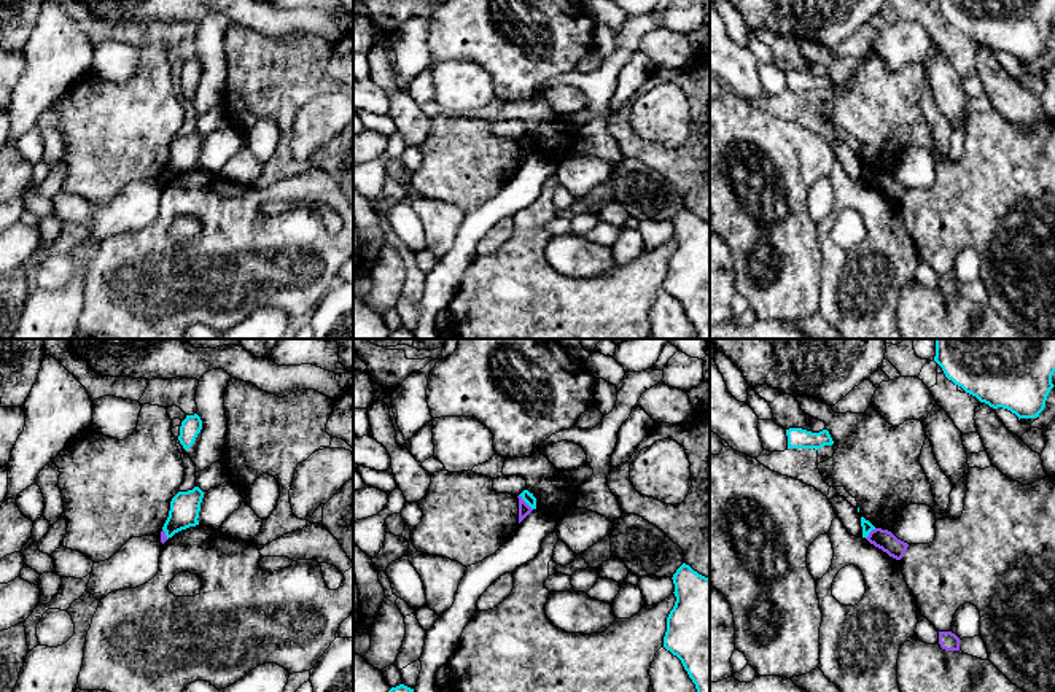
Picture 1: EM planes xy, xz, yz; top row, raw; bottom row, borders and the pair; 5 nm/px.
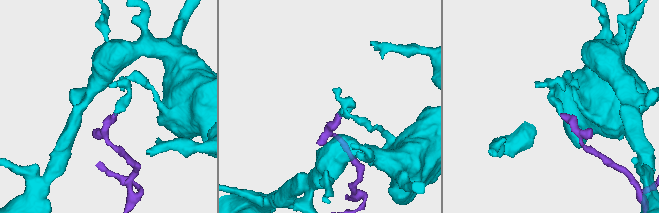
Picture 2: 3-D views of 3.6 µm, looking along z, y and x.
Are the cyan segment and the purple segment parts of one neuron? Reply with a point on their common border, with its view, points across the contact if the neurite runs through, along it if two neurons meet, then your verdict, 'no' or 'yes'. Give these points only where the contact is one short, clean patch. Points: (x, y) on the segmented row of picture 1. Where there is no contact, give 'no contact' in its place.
meets cyan in xz at (525, 501); border along xz (519, 495), (532, 509); no

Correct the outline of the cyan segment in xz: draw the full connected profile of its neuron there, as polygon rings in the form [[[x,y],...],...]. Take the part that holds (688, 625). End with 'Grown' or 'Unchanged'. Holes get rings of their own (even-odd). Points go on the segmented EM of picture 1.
[[[686,563],[672,579],[676,601],[664,647],[681,660],[697,692],[710,692],[710,579]]]. Unchanged

